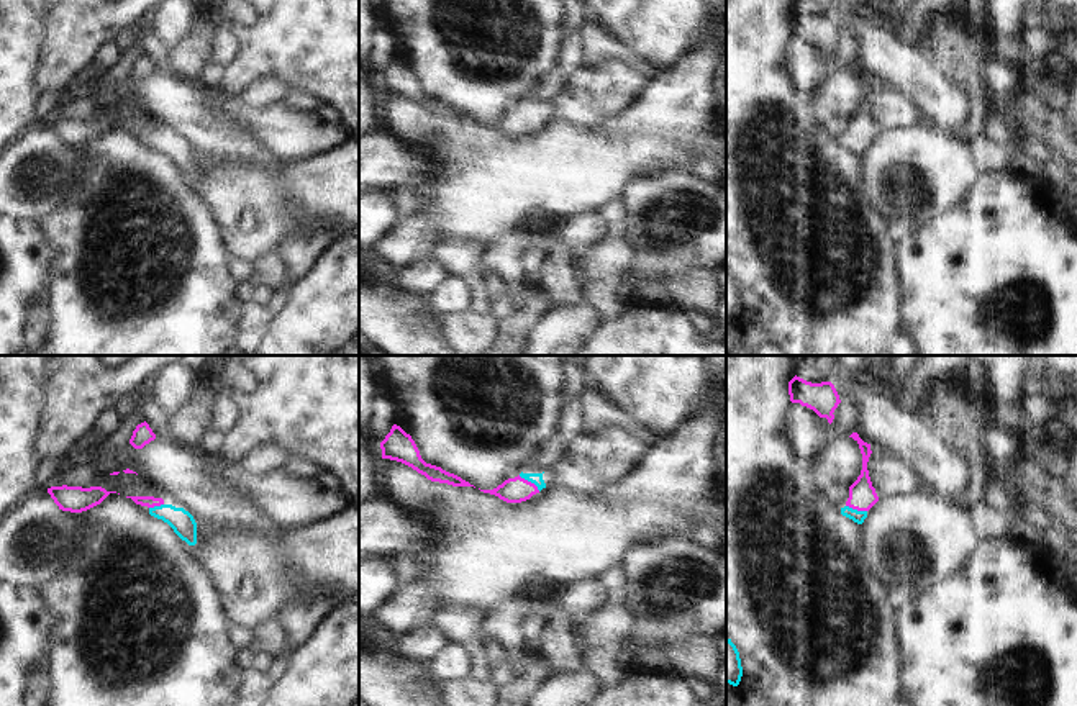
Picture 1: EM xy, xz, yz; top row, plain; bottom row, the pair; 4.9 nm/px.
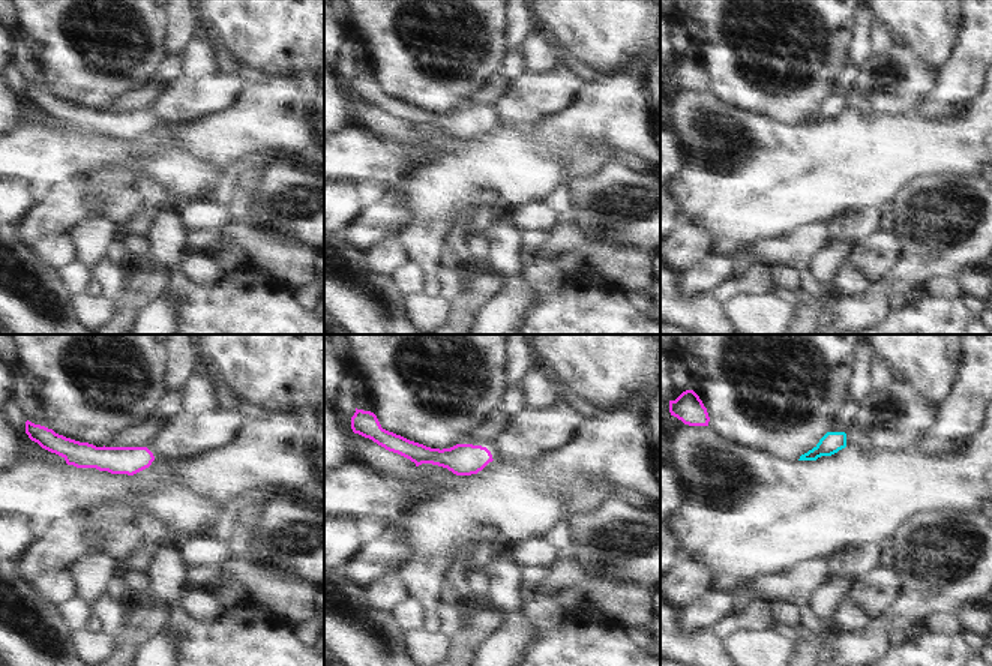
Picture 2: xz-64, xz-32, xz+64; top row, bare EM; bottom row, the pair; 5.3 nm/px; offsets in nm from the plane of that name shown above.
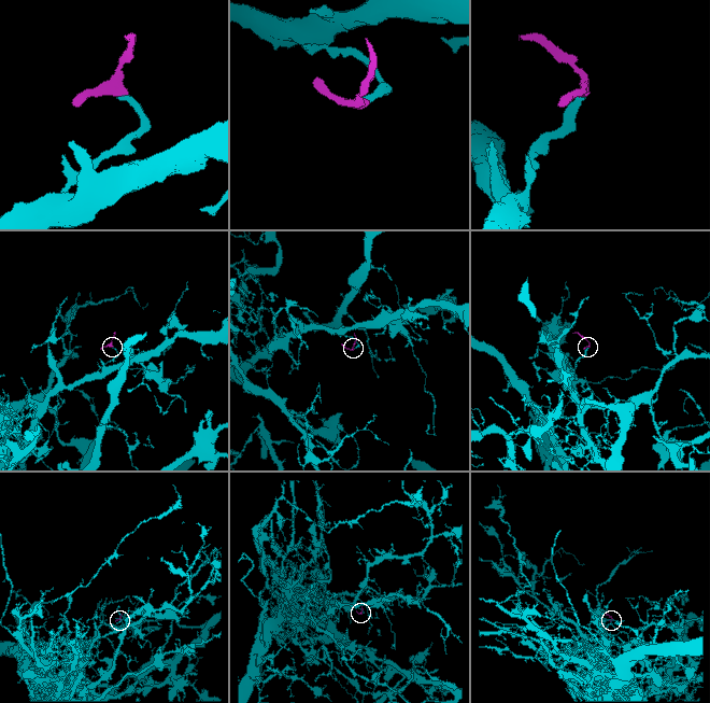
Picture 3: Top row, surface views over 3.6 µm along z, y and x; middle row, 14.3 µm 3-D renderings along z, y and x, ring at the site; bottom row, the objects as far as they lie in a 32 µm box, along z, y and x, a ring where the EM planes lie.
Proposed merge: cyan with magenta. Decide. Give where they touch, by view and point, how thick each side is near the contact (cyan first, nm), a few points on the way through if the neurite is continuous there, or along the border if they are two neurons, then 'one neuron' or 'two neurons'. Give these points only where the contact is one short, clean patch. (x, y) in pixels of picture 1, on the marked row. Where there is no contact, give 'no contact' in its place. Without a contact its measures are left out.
contact xz (530, 480); calibres 60 and 130 nm; way xz (536, 479), (530, 480), (513, 490); one neuron

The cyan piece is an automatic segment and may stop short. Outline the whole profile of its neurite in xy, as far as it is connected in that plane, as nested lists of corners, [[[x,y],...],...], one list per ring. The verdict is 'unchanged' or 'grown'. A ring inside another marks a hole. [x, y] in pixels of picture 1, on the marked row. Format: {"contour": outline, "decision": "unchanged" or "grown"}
{"contour": [[[126,496],[136,505],[148,506],[149,514],[167,523],[174,532],[189,545],[197,544],[197,523],[184,508],[166,505],[162,498],[154,496]]], "decision": "grown"}

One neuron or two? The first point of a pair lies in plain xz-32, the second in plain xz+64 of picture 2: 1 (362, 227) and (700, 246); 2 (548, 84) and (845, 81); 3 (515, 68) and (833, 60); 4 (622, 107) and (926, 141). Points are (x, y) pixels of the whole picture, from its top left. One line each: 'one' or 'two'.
1: one
2: two
3: two
4: two

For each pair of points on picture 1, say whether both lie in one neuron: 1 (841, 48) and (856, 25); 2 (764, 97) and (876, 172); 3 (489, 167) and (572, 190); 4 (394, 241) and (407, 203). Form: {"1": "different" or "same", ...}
{"1": "different", "2": "different", "3": "same", "4": "different"}

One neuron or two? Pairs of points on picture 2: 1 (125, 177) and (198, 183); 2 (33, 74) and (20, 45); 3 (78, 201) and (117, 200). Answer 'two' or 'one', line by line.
1: one
2: one
3: one

